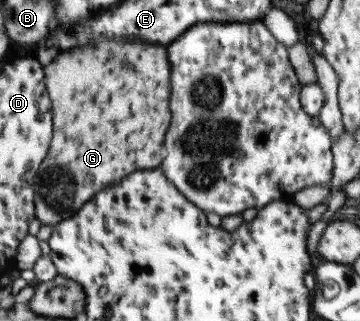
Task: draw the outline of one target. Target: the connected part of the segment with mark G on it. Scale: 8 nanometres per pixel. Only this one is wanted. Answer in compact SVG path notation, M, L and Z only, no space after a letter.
M104 38L104 40L96 40L96 46L94 46L94 42L88 42L84 46L74 47L72 50L66 50L66 52L54 53L51 59L43 62L43 67L47 96L52 102L52 138L48 152L38 168L37 175L33 179L33 188L35 190L33 200L35 218L38 219L41 225L46 224L46 226L53 227L66 217L72 218L79 211L81 205L87 203L96 192L100 192L100 190L104 190L110 185L115 185L120 179L124 179L134 172L143 169L157 169L159 167L164 155L162 146L164 134L169 124L168 120L170 120L168 109L170 64L168 64L166 48L160 46L160 44L150 44L150 42L144 40L108 40L108 38Z

